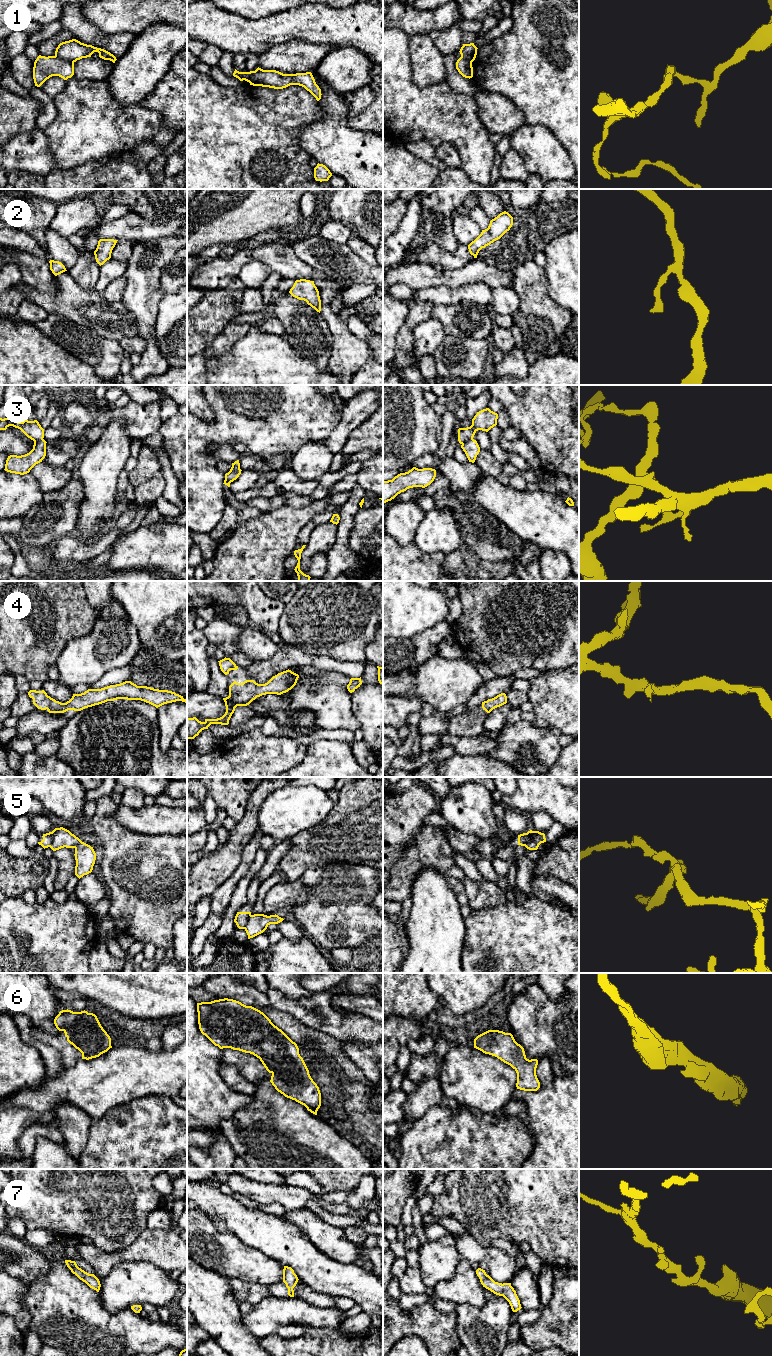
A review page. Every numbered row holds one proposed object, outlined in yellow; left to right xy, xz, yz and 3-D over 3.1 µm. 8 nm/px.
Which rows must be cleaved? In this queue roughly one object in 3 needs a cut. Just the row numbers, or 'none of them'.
1, 3, 5

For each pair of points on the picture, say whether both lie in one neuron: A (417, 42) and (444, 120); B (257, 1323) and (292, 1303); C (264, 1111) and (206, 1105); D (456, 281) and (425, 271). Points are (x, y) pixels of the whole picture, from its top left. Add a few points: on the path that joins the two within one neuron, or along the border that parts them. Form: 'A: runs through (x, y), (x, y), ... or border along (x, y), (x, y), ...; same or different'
A: border along (411, 73), (419, 86), (437, 84), (445, 78); different
B: runs through (266, 1317), (272, 1312), (283, 1311); same
C: border along (252, 1097), (231, 1118), (220, 1121); different
D: runs through (448, 279), (433, 277); same

